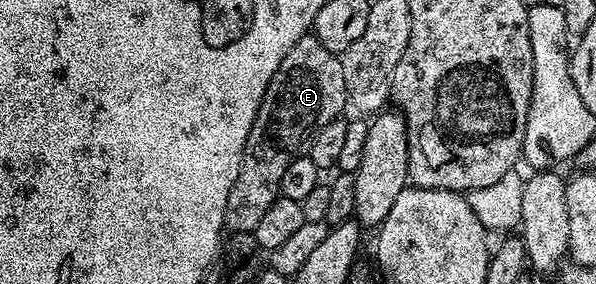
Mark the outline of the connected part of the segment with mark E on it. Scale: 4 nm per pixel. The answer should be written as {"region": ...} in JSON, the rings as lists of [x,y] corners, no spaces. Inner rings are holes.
{"region":[[[315,35],[298,39],[294,47],[290,47],[286,59],[282,59],[282,67],[274,71],[274,79],[266,87],[266,95],[258,107],[258,115],[254,119],[254,127],[250,127],[250,135],[246,139],[246,147],[242,155],[242,163],[238,167],[238,179],[234,179],[234,187],[230,187],[230,199],[226,199],[224,212],[225,226],[233,233],[255,233],[258,222],[270,203],[280,196],[280,180],[282,171],[294,163],[294,159],[305,156],[311,150],[312,138],[326,123],[337,120],[340,113],[348,105],[346,79],[342,76],[342,63],[337,54],[326,51]]]}

